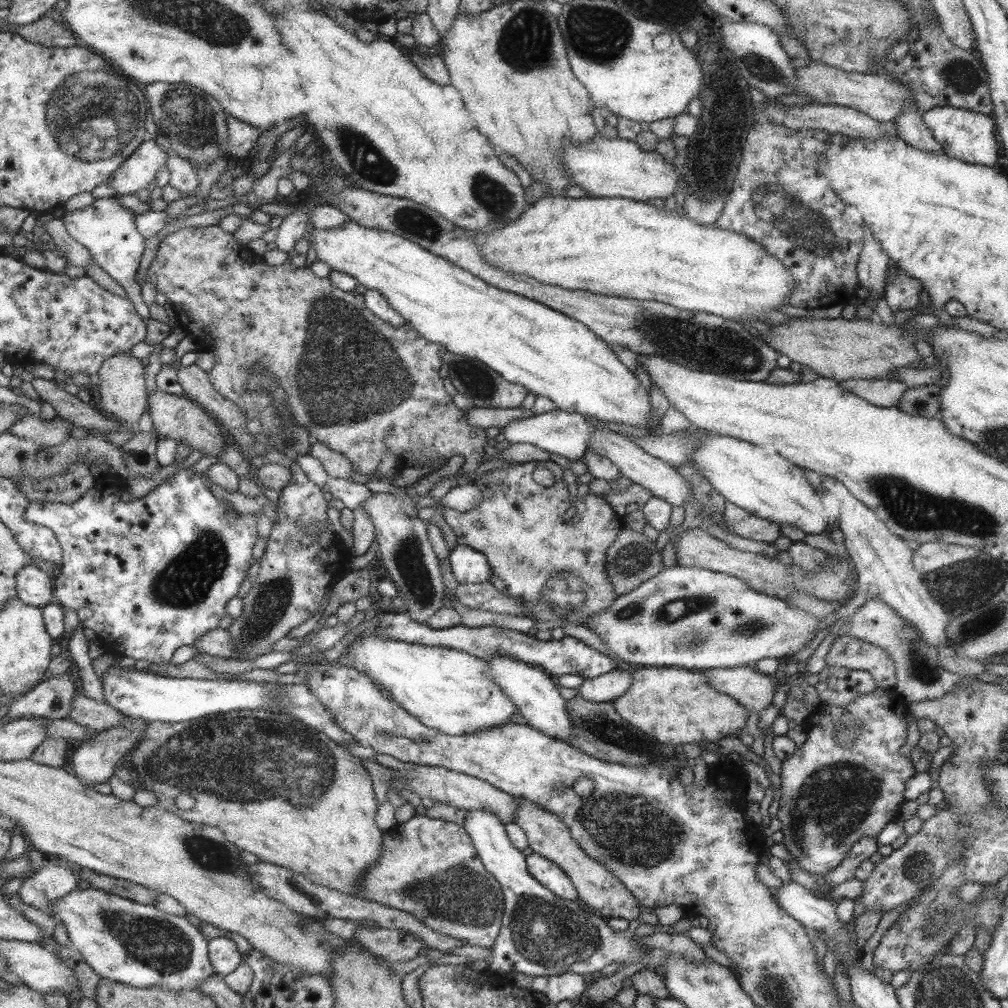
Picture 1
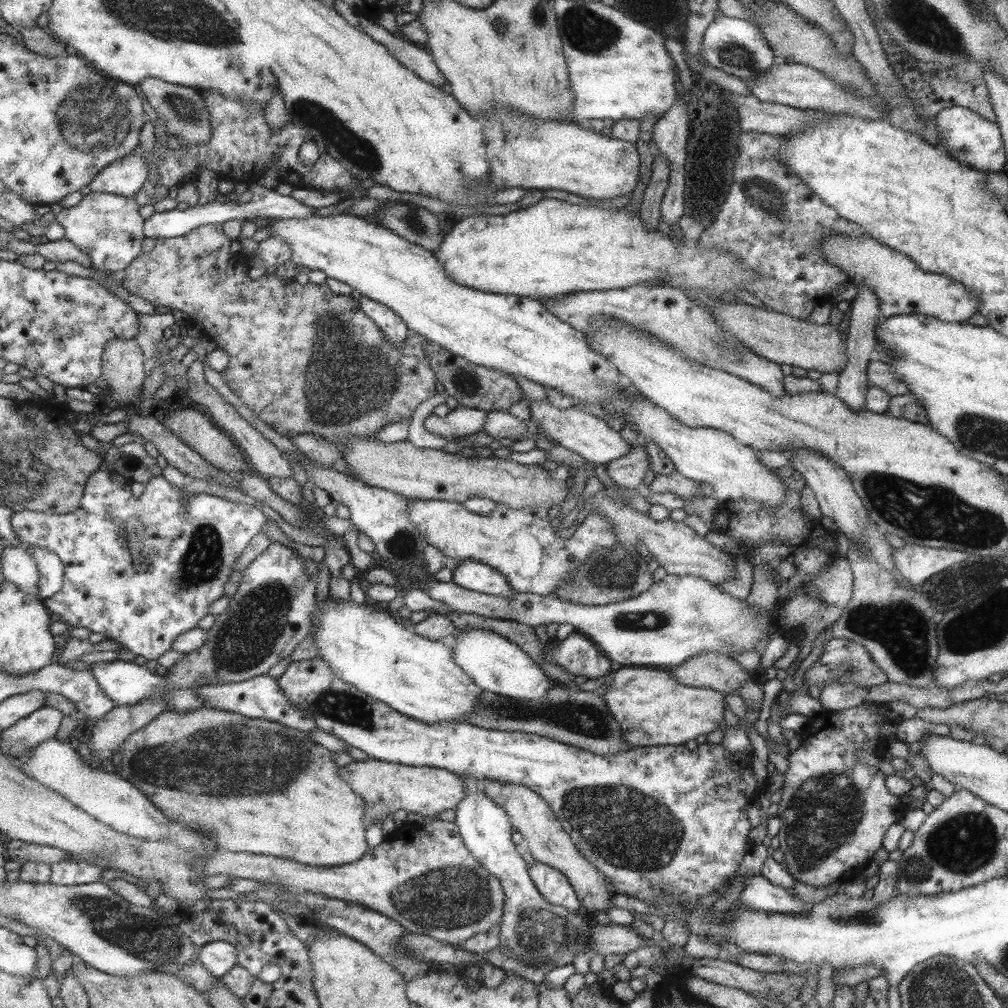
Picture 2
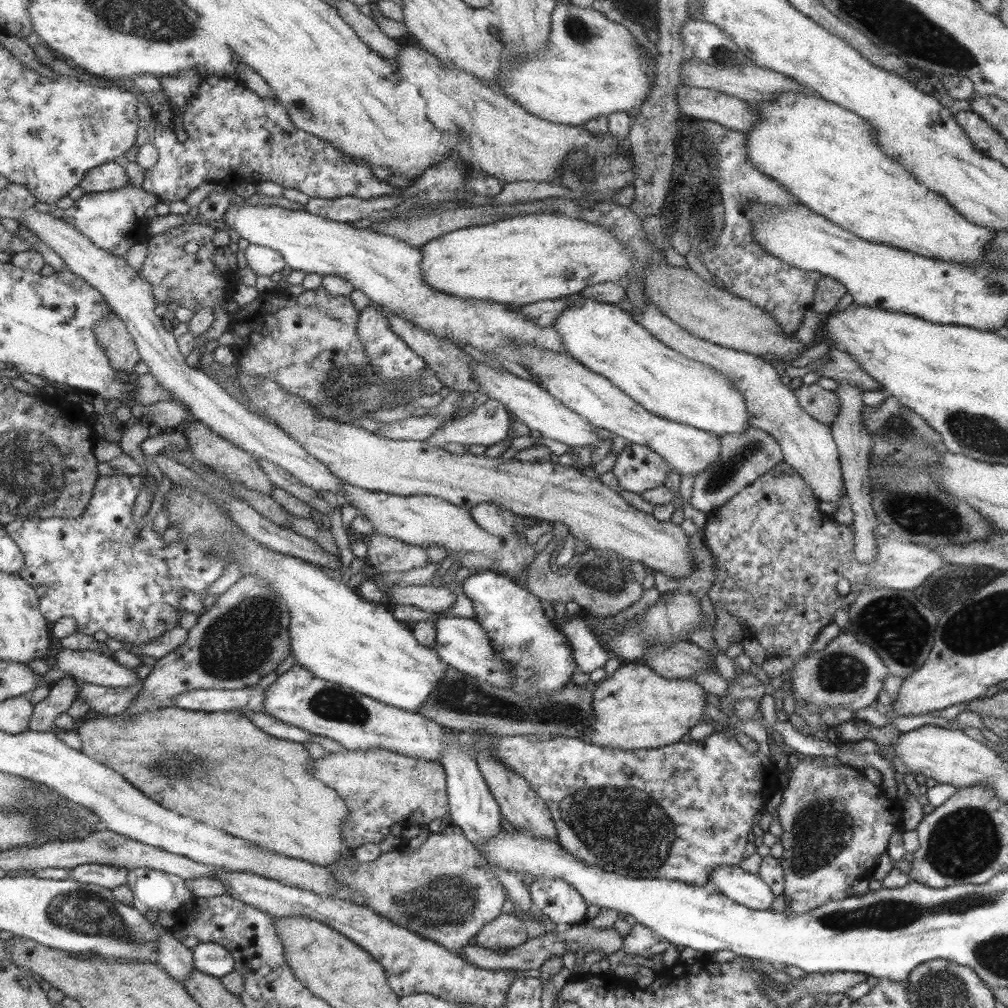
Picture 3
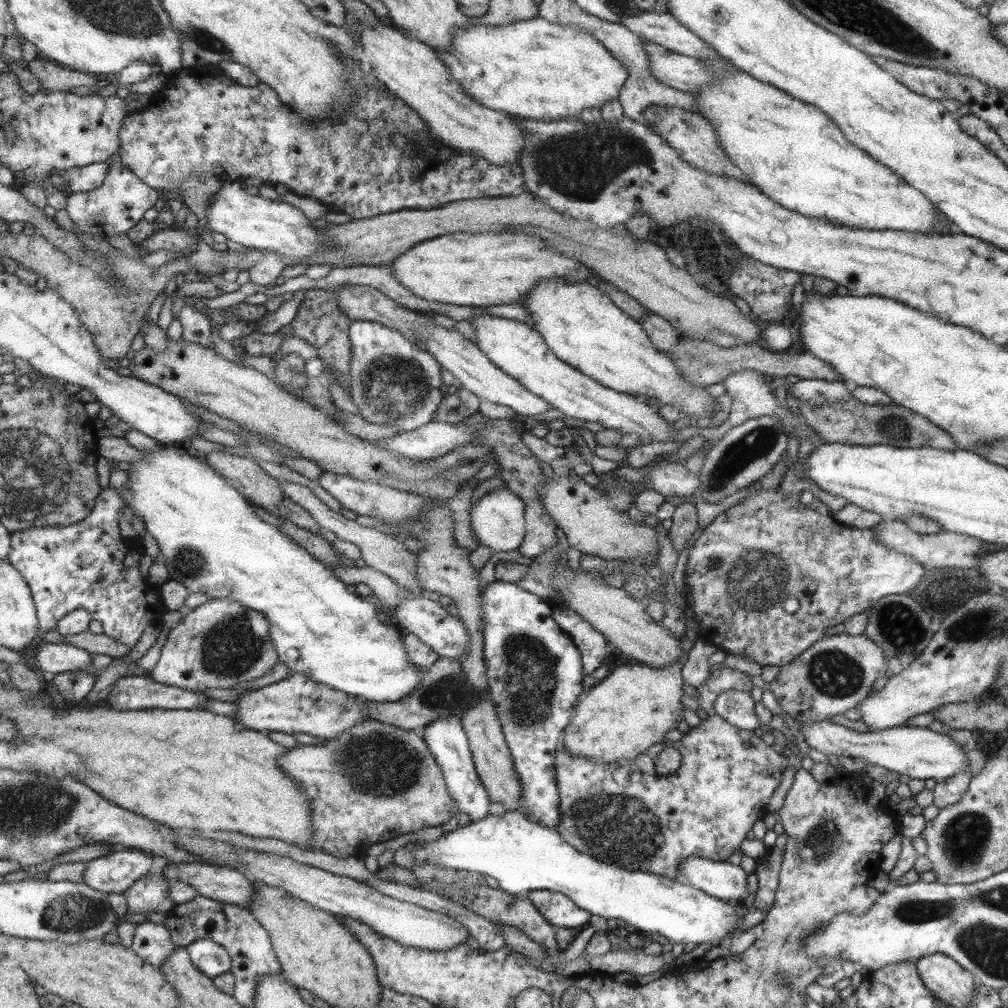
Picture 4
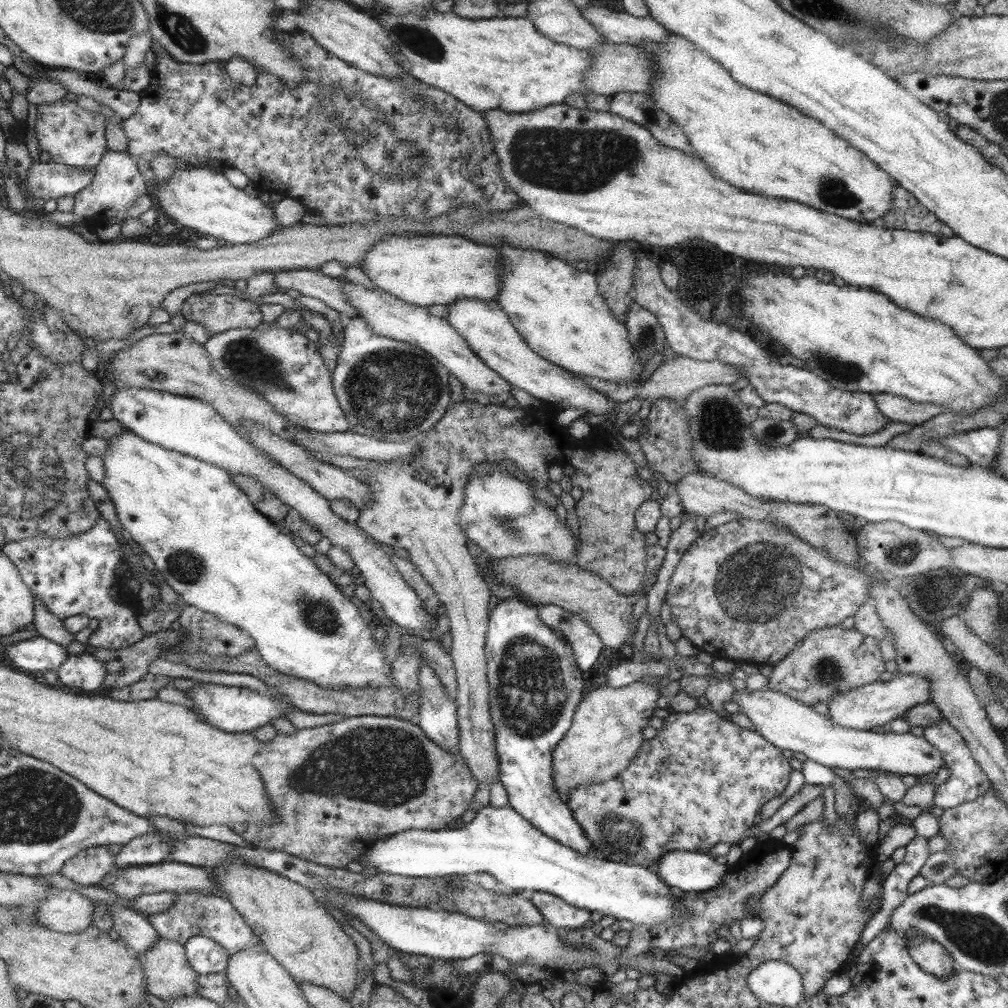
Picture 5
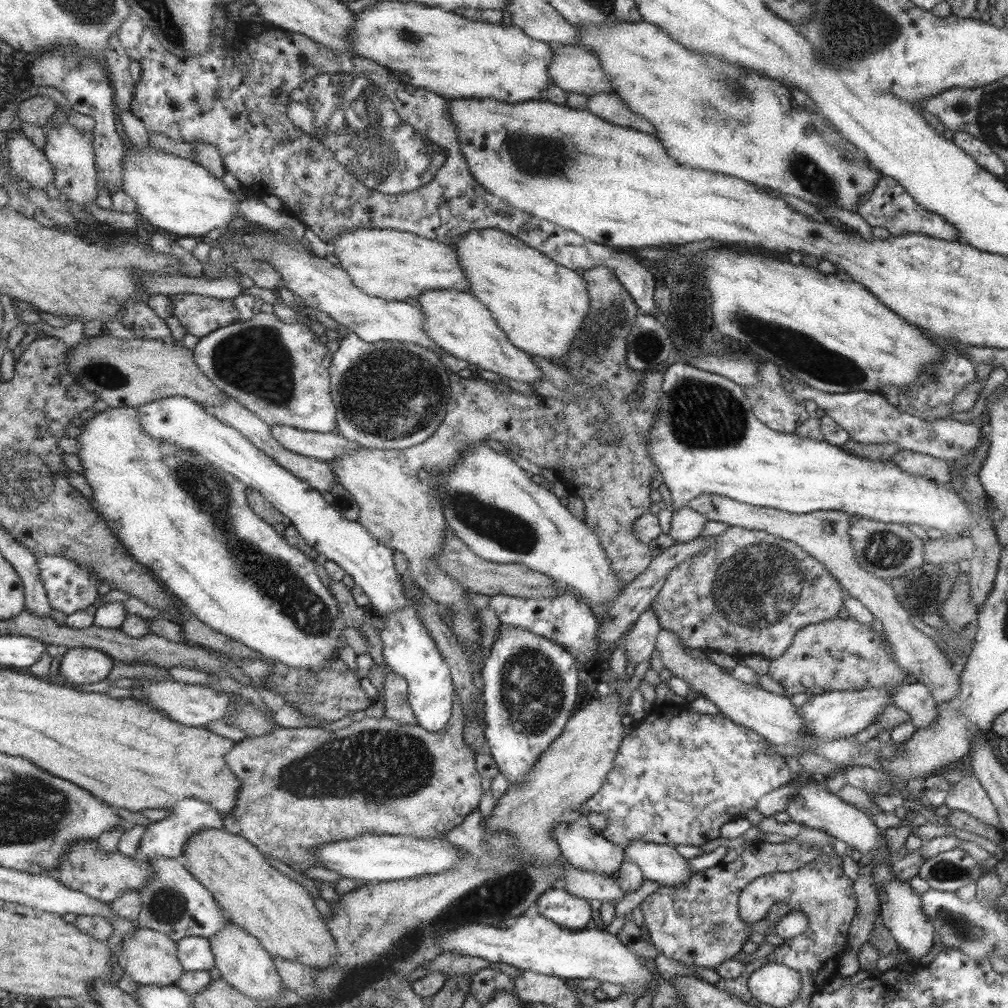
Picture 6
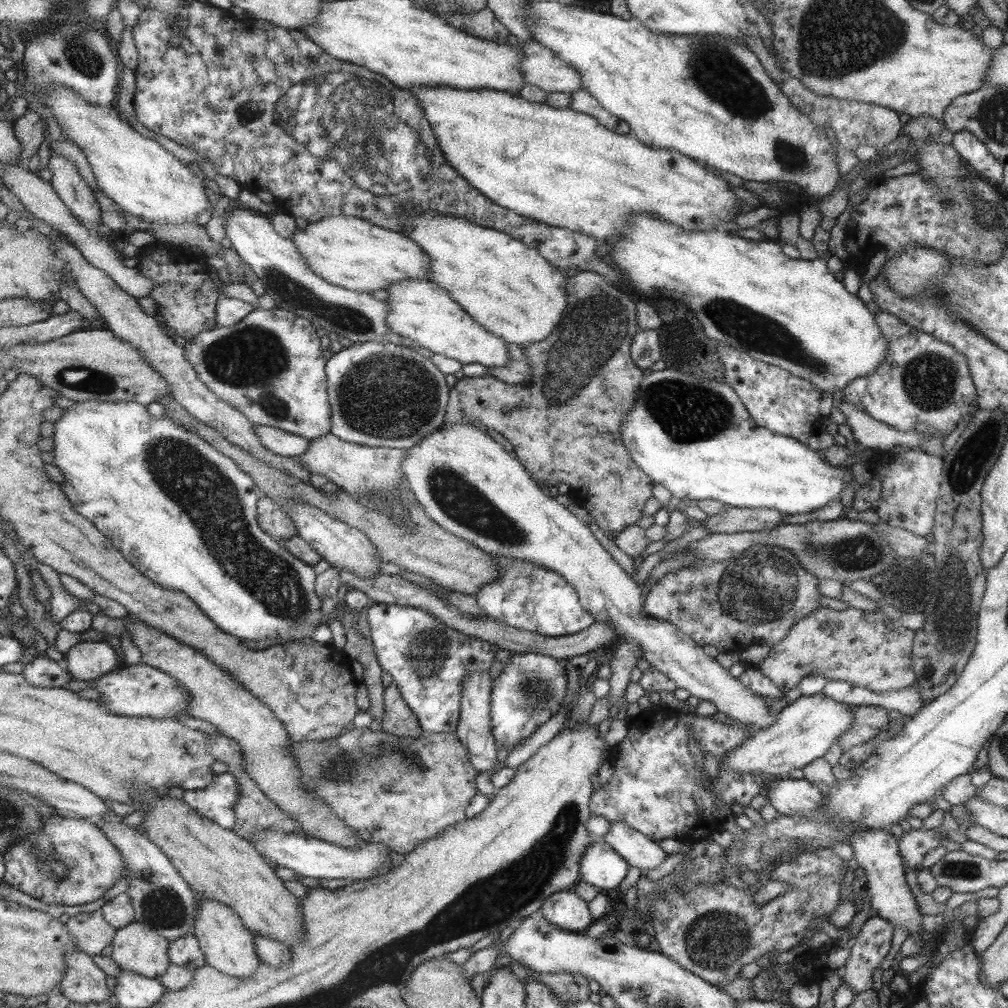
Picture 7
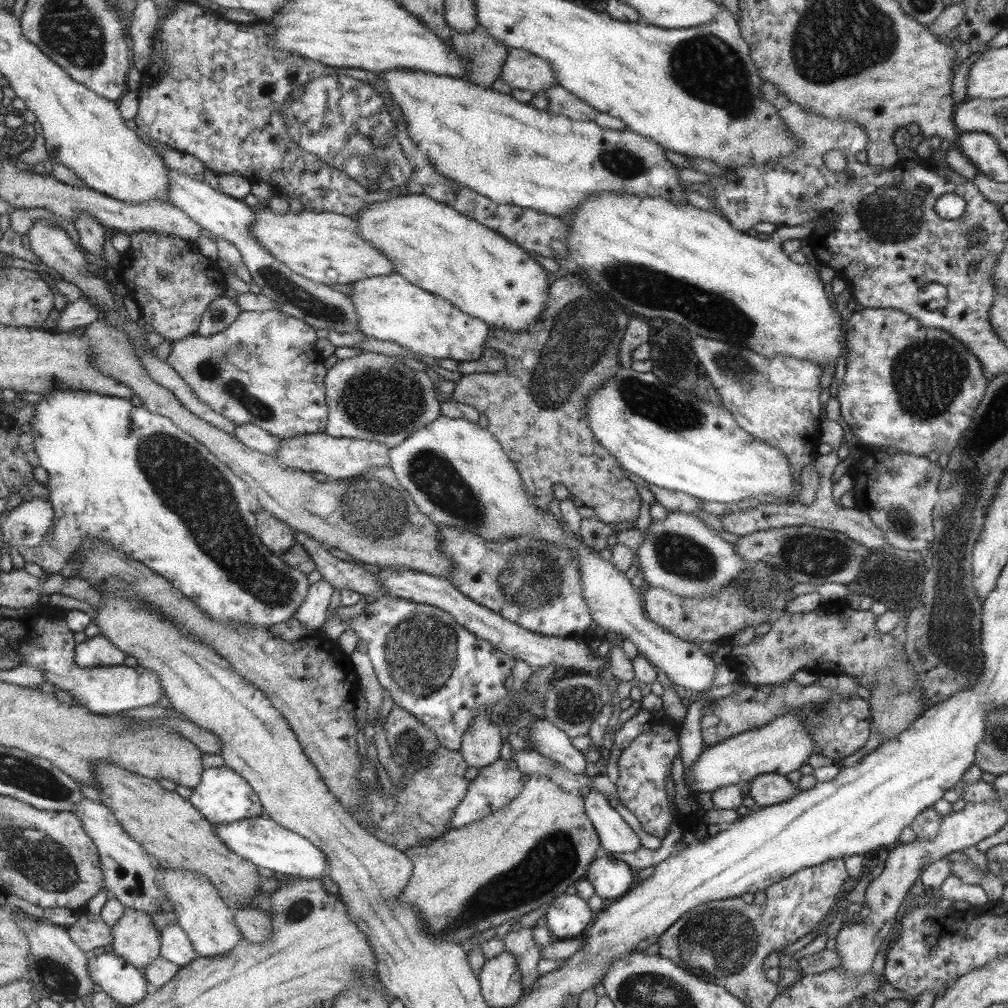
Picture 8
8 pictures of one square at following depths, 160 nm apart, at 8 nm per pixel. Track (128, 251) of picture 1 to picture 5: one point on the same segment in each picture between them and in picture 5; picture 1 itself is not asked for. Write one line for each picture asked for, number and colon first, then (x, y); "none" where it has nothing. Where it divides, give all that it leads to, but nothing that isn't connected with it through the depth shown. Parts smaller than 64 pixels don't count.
2: (109, 228)
3: (115, 220)
4: (113, 209)
5: (118, 182)

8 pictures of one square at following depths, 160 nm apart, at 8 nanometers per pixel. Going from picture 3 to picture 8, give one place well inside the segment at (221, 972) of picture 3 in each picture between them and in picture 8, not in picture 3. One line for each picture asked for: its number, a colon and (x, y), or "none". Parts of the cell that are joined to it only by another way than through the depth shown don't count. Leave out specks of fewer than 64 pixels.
4: (211, 958)
5: (206, 956)
6: (196, 953)
7: (187, 952)
8: (177, 947)

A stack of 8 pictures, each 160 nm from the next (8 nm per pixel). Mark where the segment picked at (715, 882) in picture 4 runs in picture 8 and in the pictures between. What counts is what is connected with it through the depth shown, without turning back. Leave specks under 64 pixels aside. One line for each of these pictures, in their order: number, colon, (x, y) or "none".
5: (685, 871)
6: (660, 863)
7: (637, 850)
8: (615, 836)

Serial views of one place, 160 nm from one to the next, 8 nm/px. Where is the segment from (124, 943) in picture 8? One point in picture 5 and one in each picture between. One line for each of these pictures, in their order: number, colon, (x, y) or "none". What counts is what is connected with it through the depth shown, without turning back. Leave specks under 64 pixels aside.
5: (169, 975)
6: (149, 957)
7: (143, 950)

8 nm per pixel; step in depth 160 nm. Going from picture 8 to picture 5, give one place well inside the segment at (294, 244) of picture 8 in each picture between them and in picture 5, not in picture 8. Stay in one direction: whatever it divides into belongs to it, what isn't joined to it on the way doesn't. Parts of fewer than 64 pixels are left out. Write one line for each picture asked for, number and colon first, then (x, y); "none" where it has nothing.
5: (423, 270)
6: (394, 265)
7: (346, 251)

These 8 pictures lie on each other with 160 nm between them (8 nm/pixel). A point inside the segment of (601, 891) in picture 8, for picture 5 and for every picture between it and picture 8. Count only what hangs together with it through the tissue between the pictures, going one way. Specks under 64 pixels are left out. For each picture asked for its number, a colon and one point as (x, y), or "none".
5: (534, 684)
6: (579, 846)
7: (601, 867)

